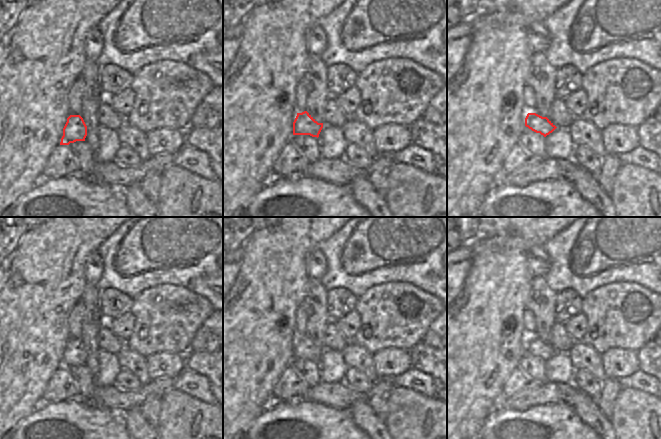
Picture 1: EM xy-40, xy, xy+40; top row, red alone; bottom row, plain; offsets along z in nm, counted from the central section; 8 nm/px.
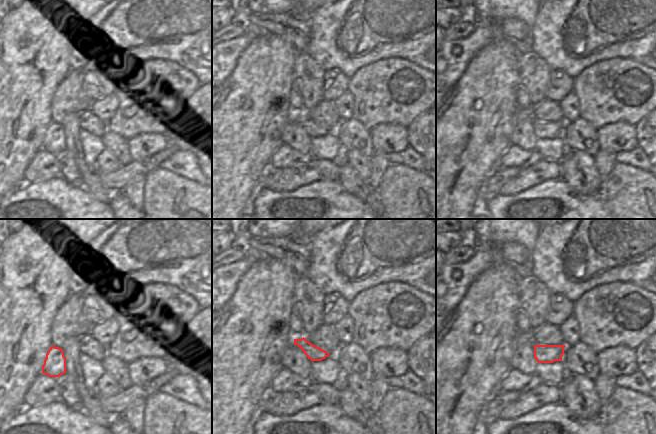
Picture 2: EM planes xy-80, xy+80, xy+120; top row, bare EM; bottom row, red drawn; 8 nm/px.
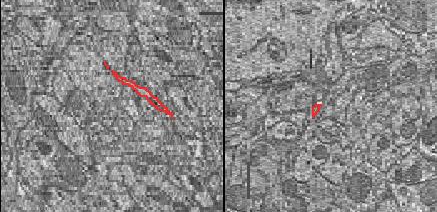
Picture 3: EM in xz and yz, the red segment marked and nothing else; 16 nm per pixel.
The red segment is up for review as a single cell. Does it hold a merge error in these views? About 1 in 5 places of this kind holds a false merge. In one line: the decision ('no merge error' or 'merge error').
no merge error

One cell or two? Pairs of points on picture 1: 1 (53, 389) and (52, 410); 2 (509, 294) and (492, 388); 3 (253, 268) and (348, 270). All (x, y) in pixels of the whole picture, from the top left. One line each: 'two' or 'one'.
1: two
2: one
3: two

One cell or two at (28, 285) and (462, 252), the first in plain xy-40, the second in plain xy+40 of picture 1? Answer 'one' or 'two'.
two

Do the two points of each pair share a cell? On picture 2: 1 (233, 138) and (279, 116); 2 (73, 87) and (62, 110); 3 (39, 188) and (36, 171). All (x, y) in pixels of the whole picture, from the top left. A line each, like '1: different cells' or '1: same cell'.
1: same cell
2: same cell
3: different cells

